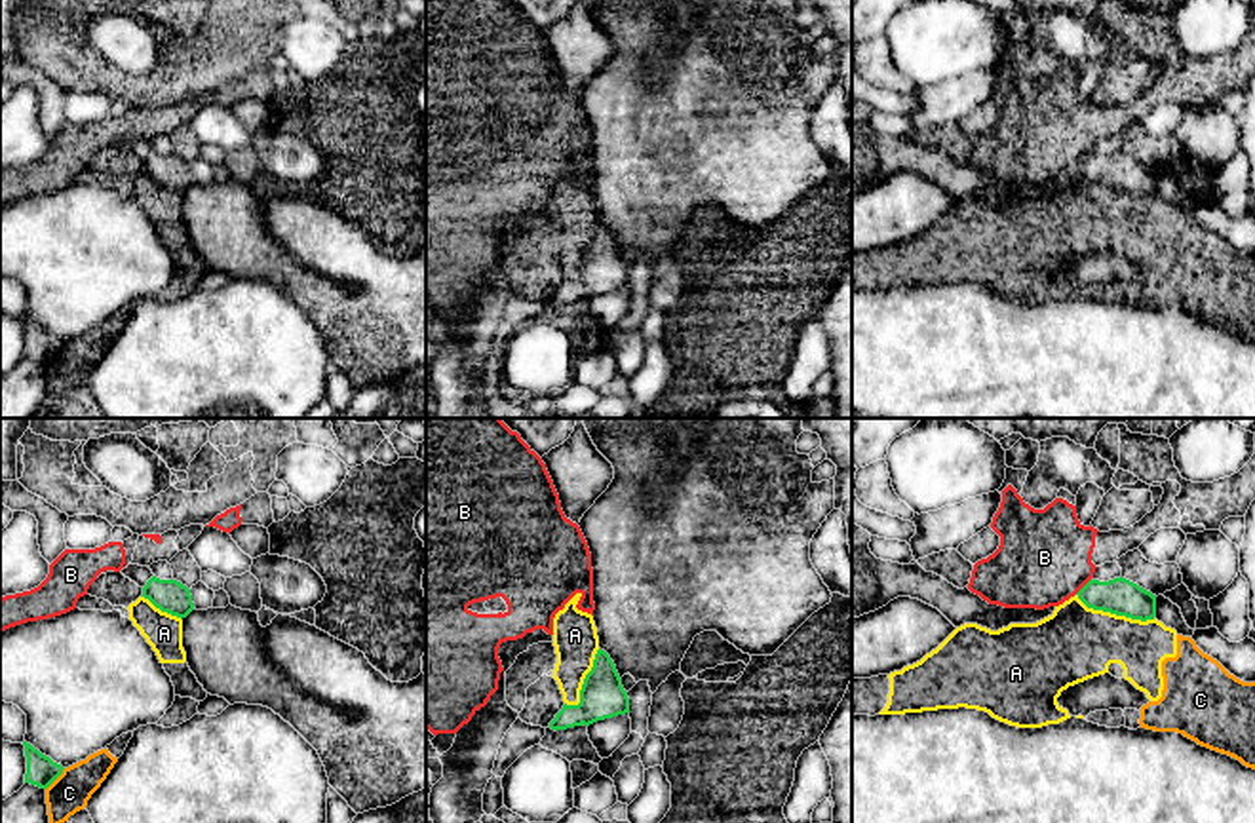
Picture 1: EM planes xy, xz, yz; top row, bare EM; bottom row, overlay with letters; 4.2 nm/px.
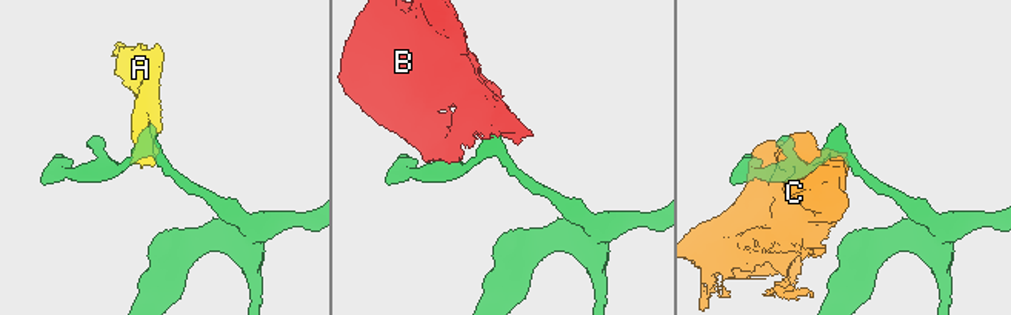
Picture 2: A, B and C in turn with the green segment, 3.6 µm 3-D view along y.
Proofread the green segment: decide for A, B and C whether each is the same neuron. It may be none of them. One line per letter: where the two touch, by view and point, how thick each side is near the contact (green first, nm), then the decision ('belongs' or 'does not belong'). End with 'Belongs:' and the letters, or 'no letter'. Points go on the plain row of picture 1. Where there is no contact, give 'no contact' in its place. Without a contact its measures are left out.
A: yz (1115, 187) | 160/320 nm | does not belong
B: yz (1084, 160) | 160/400 nm | does not belong
C: xy (56, 352) | 130/170 nm | does not belong
Belongs: no letter

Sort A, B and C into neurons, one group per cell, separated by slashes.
A C / B

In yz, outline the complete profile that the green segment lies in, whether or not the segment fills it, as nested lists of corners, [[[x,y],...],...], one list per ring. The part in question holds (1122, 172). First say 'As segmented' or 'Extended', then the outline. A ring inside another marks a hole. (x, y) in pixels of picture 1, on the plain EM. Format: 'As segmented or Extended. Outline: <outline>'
As segmented. Outline: [[[1122,150],[1109,156],[1090,154],[1076,169],[1093,184],[1141,196],[1156,190],[1156,169]]]

